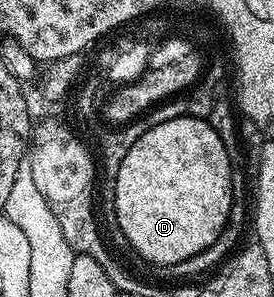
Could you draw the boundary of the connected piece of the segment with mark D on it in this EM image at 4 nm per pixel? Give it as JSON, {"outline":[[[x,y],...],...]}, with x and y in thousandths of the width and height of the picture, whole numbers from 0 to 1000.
{"outline":[[[664,387],[631,407],[558,421],[485,478],[485,502],[456,515],[427,569],[412,620],[420,640],[420,737],[464,818],[536,886],[569,886],[595,906],[672,886],[719,852],[763,838],[828,768],[843,731],[843,545],[807,461],[770,431],[755,401]]]}

